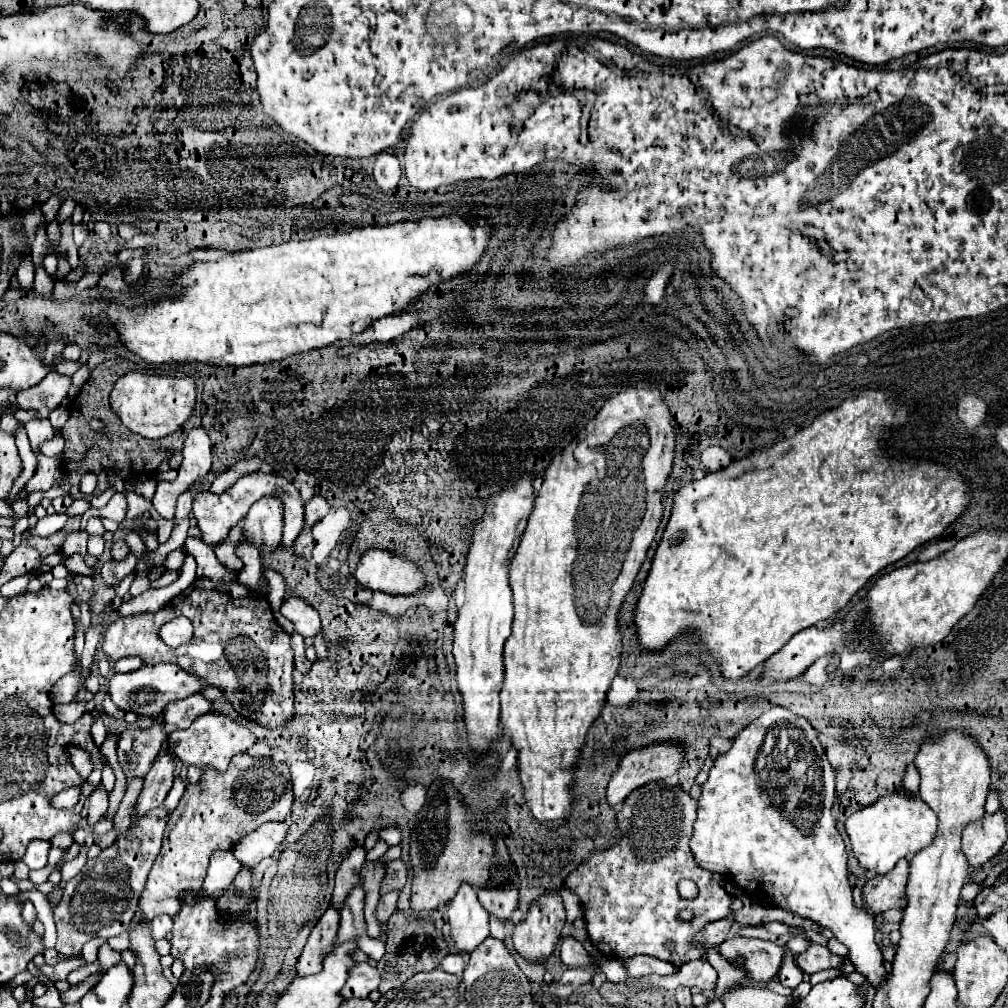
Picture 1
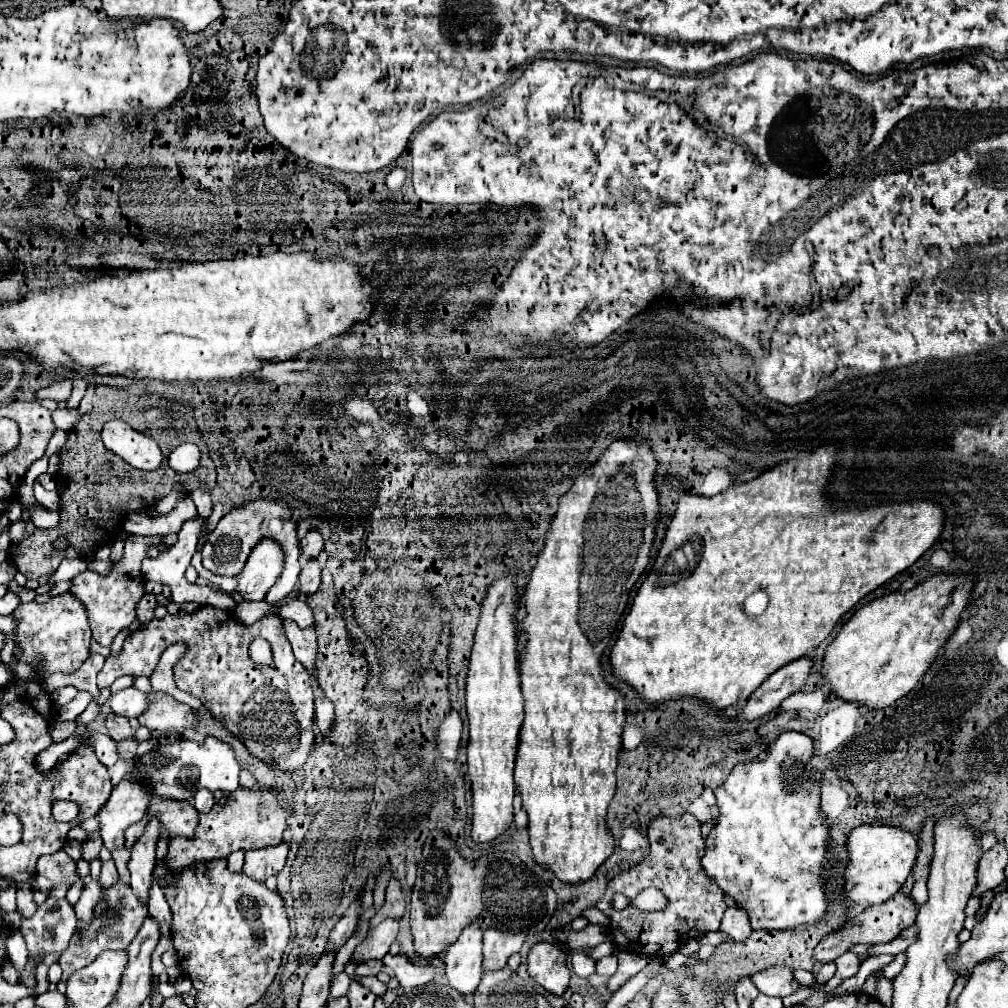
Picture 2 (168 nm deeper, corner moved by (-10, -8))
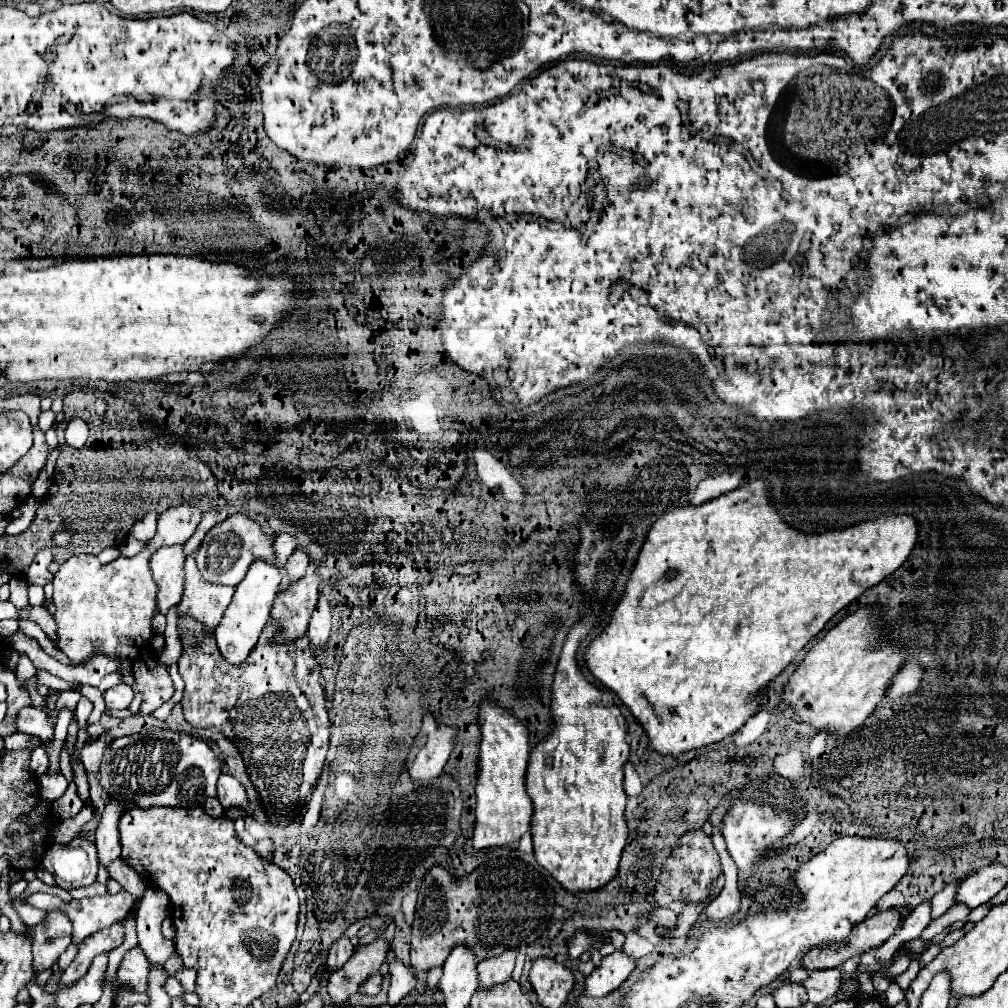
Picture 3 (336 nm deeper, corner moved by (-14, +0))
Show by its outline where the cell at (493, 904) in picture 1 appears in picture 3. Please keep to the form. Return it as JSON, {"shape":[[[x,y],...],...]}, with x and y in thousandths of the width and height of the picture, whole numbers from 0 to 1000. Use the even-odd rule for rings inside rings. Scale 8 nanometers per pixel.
{"shape":[[[505,942],[495,950],[475,954],[473,956],[473,966],[475,966],[473,982],[483,982],[493,976],[501,976],[507,970],[507,964],[511,958],[511,948],[513,948],[513,942]]]}

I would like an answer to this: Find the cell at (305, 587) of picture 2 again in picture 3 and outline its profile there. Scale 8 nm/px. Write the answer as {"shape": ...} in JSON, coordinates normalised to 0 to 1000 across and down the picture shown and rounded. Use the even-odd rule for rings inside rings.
{"shape":[[[307,569],[289,579],[281,589],[273,593],[269,613],[275,617],[271,635],[277,639],[289,639],[303,631],[309,609],[316,593],[316,571]]]}

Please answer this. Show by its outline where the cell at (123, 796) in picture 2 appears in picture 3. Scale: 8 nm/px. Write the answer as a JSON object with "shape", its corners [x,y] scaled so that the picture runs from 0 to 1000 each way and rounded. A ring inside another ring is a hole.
{"shape":[[[110,794],[104,800],[100,817],[98,817],[96,825],[94,825],[94,839],[96,839],[96,845],[98,845],[98,857],[104,859],[104,861],[114,851],[120,849],[116,817],[118,817],[118,810],[124,806],[124,802],[130,802],[130,798],[120,798],[116,794]]]}

